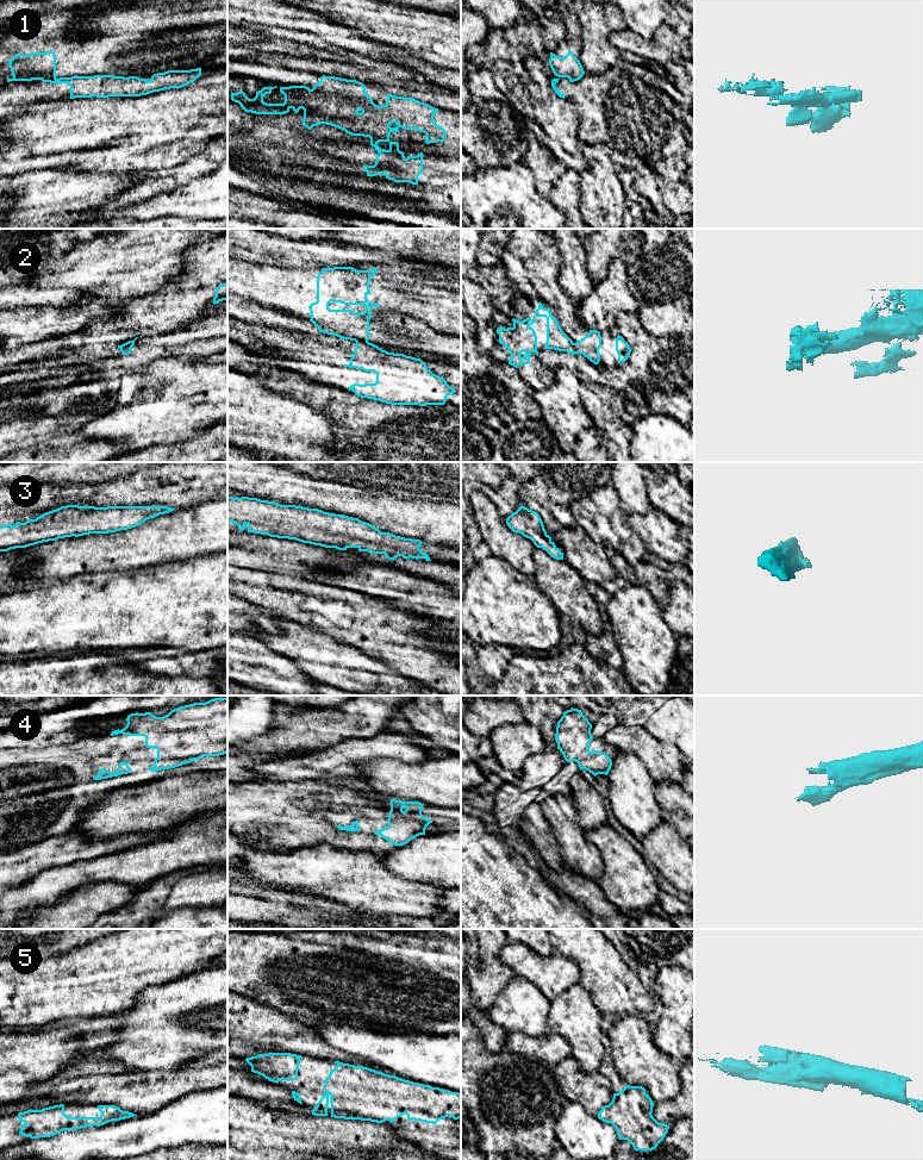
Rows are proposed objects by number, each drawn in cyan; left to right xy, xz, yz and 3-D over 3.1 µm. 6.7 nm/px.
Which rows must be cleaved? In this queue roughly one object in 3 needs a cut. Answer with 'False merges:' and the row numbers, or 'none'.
False merges: 1, 2

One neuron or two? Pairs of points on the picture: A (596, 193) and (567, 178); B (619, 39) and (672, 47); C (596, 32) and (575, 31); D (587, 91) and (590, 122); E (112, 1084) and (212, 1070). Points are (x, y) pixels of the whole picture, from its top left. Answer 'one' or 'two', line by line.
A: two
B: one
C: two
D: one
E: one

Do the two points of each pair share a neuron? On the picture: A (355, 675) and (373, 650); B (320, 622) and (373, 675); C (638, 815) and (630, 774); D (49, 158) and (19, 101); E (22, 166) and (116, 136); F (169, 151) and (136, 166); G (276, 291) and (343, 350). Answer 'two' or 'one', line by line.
A: two
B: two
C: one
D: two
E: one
F: one
G: two

